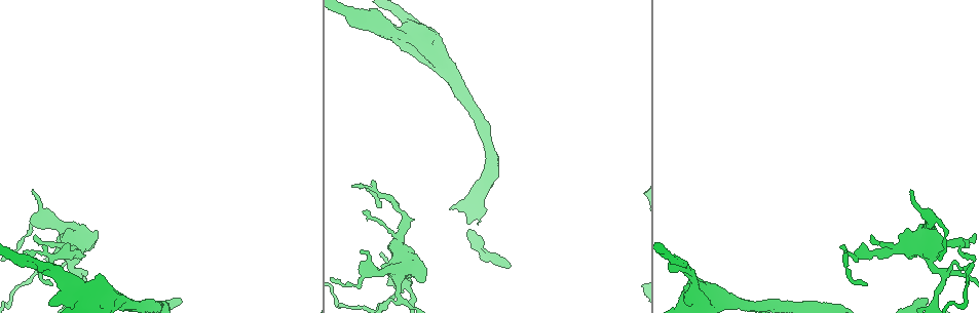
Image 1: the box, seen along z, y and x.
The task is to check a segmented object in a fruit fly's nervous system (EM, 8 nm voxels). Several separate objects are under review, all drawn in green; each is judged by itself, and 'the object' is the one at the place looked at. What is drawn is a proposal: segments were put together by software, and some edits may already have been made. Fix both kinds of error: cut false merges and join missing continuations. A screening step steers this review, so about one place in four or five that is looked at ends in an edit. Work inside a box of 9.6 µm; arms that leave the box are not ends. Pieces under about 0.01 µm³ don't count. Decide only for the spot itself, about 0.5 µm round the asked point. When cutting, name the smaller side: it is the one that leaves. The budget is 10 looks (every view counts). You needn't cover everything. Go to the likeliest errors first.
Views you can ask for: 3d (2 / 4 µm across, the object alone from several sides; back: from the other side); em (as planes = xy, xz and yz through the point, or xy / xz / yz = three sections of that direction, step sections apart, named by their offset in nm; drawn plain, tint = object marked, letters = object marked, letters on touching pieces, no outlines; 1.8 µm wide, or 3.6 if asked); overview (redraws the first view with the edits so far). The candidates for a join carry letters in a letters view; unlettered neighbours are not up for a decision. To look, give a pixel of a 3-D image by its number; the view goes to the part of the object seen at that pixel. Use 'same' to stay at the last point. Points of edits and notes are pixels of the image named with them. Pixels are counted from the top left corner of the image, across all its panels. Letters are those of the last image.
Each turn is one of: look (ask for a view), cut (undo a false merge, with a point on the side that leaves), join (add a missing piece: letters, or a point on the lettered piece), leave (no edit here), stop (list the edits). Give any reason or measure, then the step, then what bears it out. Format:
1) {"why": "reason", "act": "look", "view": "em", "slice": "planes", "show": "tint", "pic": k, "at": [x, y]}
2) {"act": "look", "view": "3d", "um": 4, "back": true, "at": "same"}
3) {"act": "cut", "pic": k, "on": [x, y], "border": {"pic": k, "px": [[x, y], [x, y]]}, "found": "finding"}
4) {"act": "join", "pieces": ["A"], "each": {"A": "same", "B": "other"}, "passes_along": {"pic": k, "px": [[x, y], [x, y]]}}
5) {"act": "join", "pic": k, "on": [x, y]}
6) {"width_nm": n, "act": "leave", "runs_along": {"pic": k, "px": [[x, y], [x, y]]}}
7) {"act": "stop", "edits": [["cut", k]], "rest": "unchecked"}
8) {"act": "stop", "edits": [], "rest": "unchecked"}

{"why": "an open end", "act": "look", "view": "3d", "um": 4, "pic": 1, "at": [181, 301]}

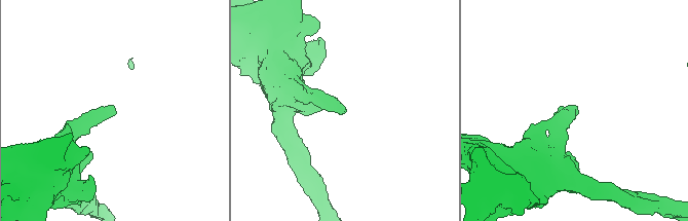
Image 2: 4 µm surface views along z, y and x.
{"why": "now the EM", "act": "look", "view": "em", "slice": "xz", "step": 4, "show": "tint", "pic": 2, "at": [345, 112]}

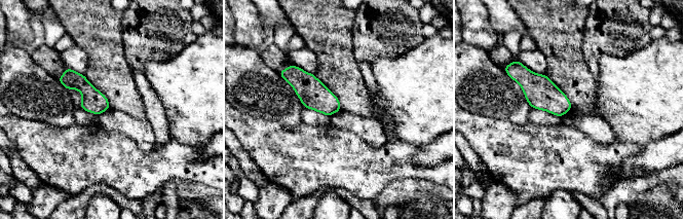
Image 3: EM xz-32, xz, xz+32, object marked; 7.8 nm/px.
{"why": "cut it another way", "act": "look", "view": "em", "slice": "planes", "show": "letters", "at": "same"}

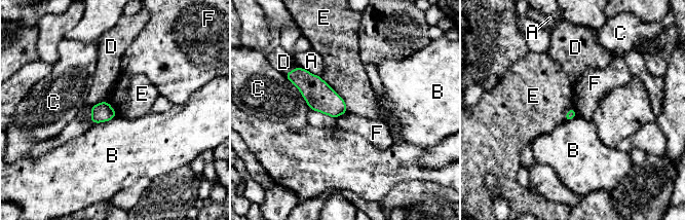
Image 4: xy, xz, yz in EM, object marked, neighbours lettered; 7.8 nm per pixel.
{"longest_contact_nm": ["E", 360], "act": "leave", "each": {"A": "other", "B": "other", "C": "other", "D": "other", "E": "other", "F": "other"}, "border": {"pic": 4, "px": [[106, 101], [117, 113]]}, "found": "none of them fits"}

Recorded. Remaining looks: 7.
{"why": "free end", "act": "look", "view": "em", "slice": "planes", "show": "tint", "pic": 1, "at": [380, 204]}

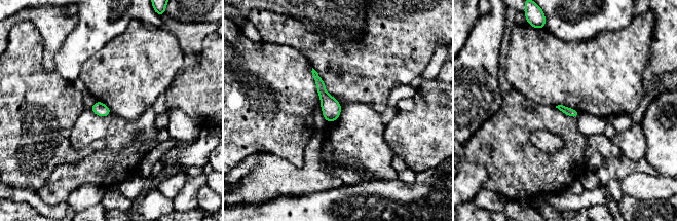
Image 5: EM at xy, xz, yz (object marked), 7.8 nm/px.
{"act": "look", "view": "em", "slice": "planes", "show": "letters", "at": "same"}

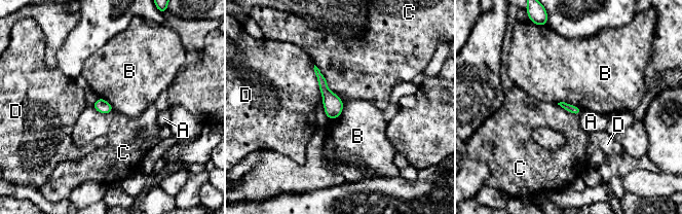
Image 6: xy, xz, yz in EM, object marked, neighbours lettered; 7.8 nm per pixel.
{"act": "leave", "each": {"A": "other", "B": "other", "C": "other", "D": "other"}, "border": {"pic": 6, "px": [[343, 102], [341, 113], [329, 120]]}, "found": "none of them fits"}

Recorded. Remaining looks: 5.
{"why": "sharp bend", "act": "look", "view": "3d", "um": 4, "back": true, "pic": 1, "at": [75, 296]}

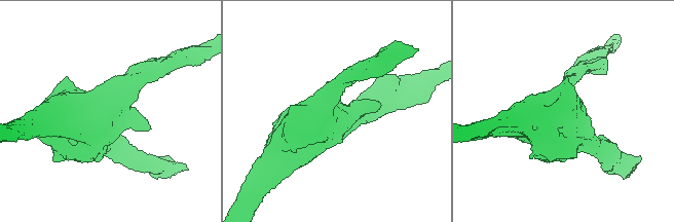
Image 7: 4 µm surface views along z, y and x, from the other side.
{"why": "now the EM", "act": "look", "view": "em", "um": 3.6, "slice": "yz", "step": 4, "show": "letters", "pic": 7, "at": [108, 116]}

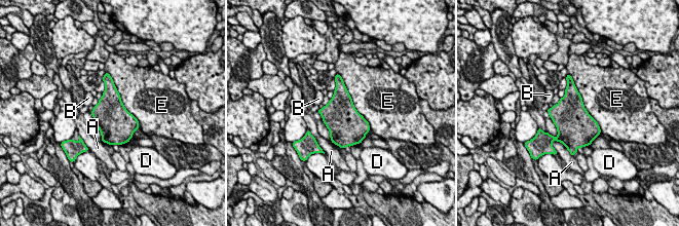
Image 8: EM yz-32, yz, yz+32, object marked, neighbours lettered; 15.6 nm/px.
{"act": "leave", "each": {"A": "other", "B": "other", "D": "other", "E": "other"}, "border": {"pic": 8, "px": [[572, 79], [583, 107], [601, 132]]}, "found": "all the same cell"}

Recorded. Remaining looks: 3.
{"why": "free end", "act": "look", "view": "3d", "um": 2, "pic": 1, "at": [910, 191]}

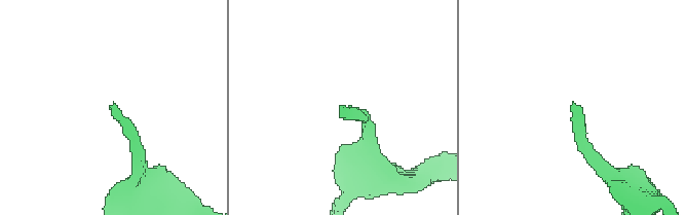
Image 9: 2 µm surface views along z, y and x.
{"why": "shape alone is not enough", "act": "look", "view": "em", "slice": "xz", "step": 8, "show": "letters", "pic": 9, "at": [576, 105]}

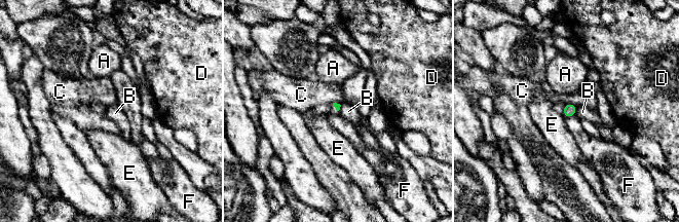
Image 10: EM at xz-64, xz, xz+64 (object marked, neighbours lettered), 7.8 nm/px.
{"why": "another direction", "act": "look", "view": "em", "slice": "planes", "show": "letters", "at": "same"}

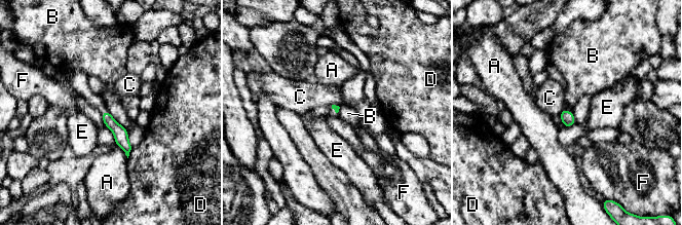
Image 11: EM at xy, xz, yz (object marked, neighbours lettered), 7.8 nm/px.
{"act": "leave", "each": {"A": "other", "B": "other", "C": "other", "D": "other", "E": "other", "F": "other"}, "found": "none of them fits"}

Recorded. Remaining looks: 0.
{"act": "stop", "edits": [], "rest": "unchecked"}

